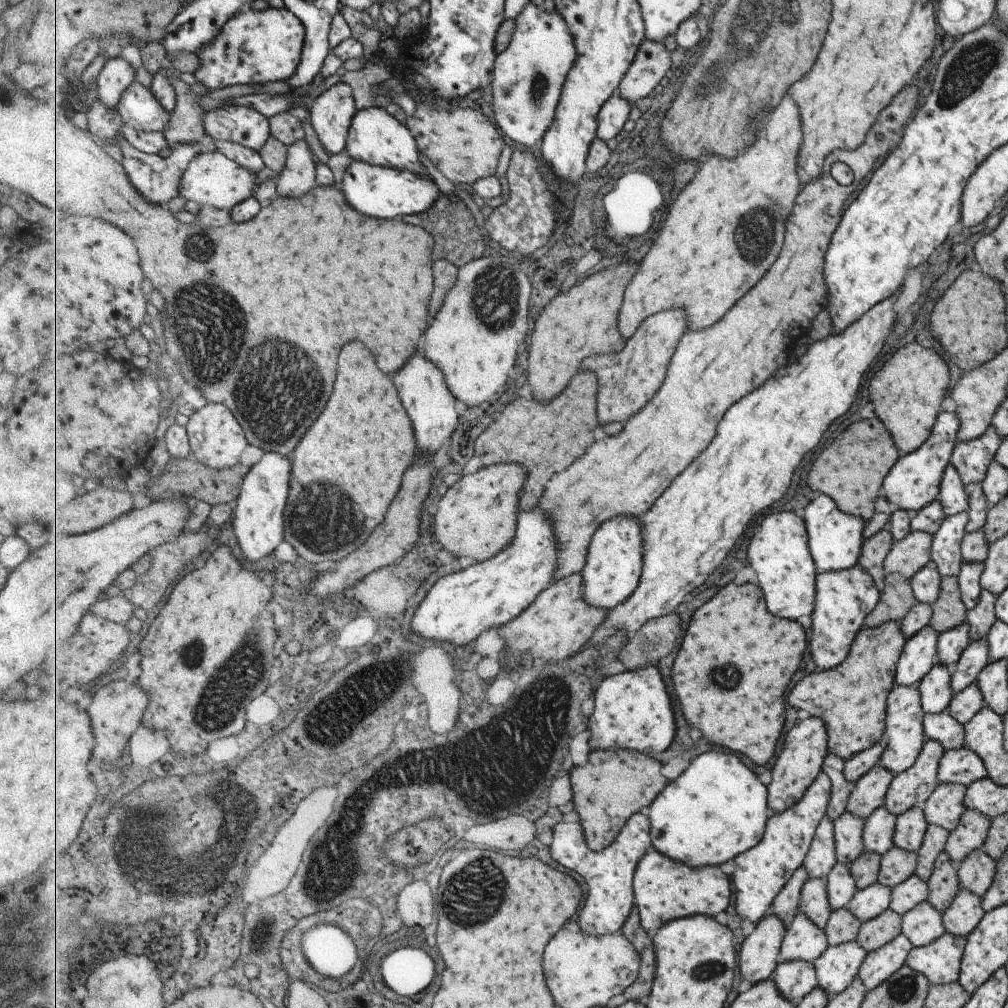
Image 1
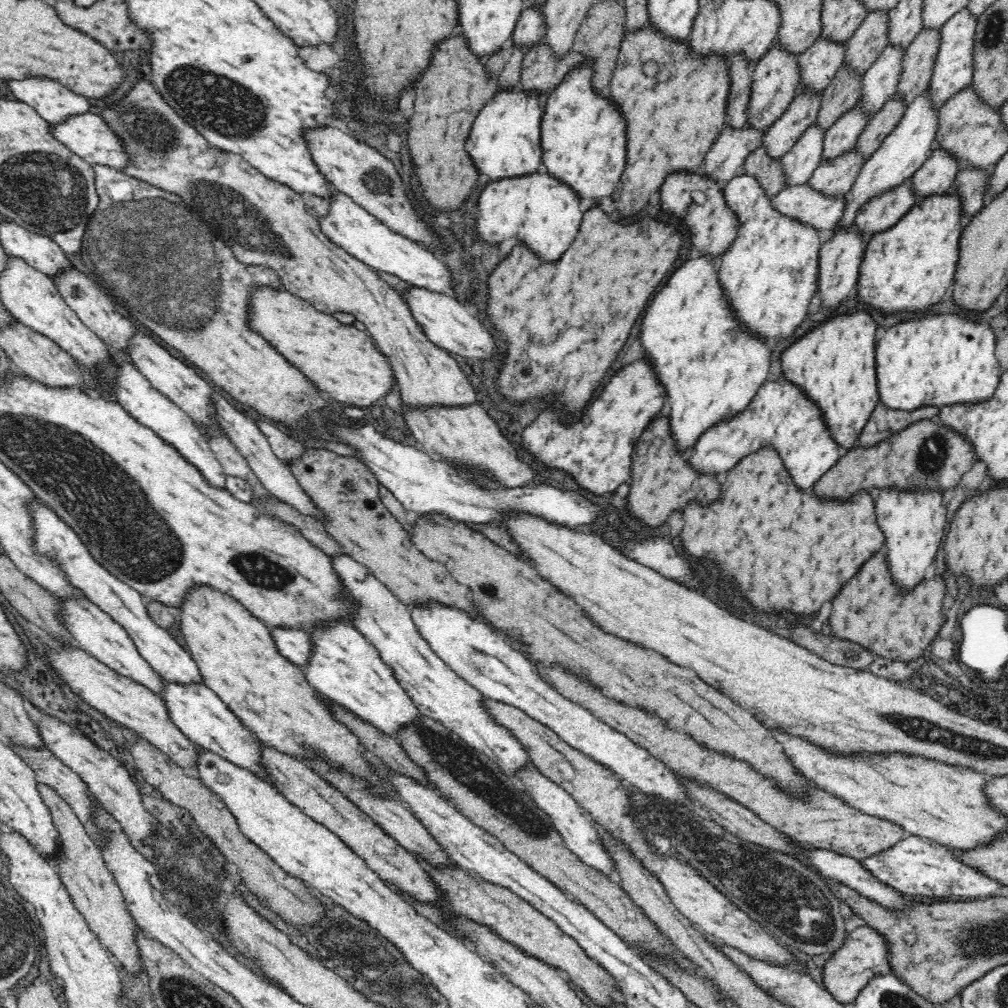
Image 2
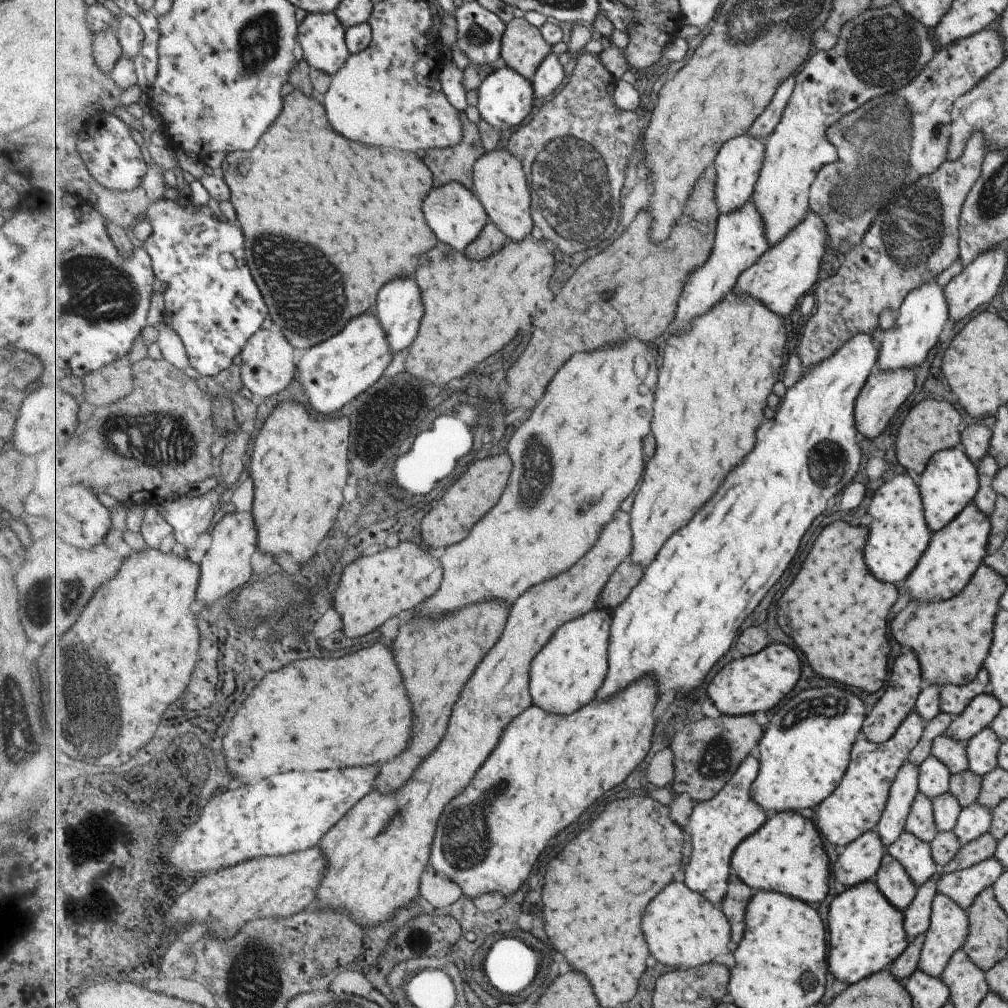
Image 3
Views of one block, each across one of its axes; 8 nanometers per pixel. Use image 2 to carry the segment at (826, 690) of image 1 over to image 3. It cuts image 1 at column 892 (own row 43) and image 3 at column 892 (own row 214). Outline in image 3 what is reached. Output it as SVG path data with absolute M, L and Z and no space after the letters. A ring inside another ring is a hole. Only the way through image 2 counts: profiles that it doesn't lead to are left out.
M983 562L977 567L969 582L949 600L943 602L919 602L911 600L893 620L891 620L891 634L897 642L913 648L919 658L920 674L924 684L937 685L964 685L971 682L975 675L983 668L982 664L987 656L992 628L996 612L999 610L998 600L1006 589L1005 577L994 571Z

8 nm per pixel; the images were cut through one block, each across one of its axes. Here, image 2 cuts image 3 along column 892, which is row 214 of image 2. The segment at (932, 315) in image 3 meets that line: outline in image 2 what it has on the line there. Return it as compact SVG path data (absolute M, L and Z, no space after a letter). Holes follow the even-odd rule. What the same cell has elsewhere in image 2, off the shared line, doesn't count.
M332 185L330 187L331 196L325 198L329 201L328 213L325 216L318 217L318 225L320 225L320 231L322 231L324 236L328 237L332 243L344 249L348 254L354 256L354 258L361 260L371 269L375 269L376 271L382 270L382 272L394 274L394 276L402 278L407 284L413 284L414 286L426 288L432 292L438 293L444 292L444 290L448 290L448 288L454 288L456 290L456 284L454 284L454 280L452 280L452 272L448 272L446 266L440 262L442 256L438 256L438 254L430 251L420 242L410 240L400 233L393 232L391 228L382 224L380 219L372 216L366 209L356 204L350 196L339 192Z

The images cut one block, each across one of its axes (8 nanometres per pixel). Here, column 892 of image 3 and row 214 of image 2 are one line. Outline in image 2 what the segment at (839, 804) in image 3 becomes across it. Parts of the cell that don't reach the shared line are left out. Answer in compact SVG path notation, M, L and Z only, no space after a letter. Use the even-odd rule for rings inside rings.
M740 173L723 185L722 190L726 205L736 213L738 230L736 240L733 240L731 247L717 263L718 281L726 305L734 315L734 321L739 322L739 328L743 328L743 332L748 333L750 337L754 335L773 346L775 342L782 342L792 336L808 314L808 304L814 298L818 284L818 262L822 242L816 229L806 227L772 209L771 199L768 199L756 178Z

